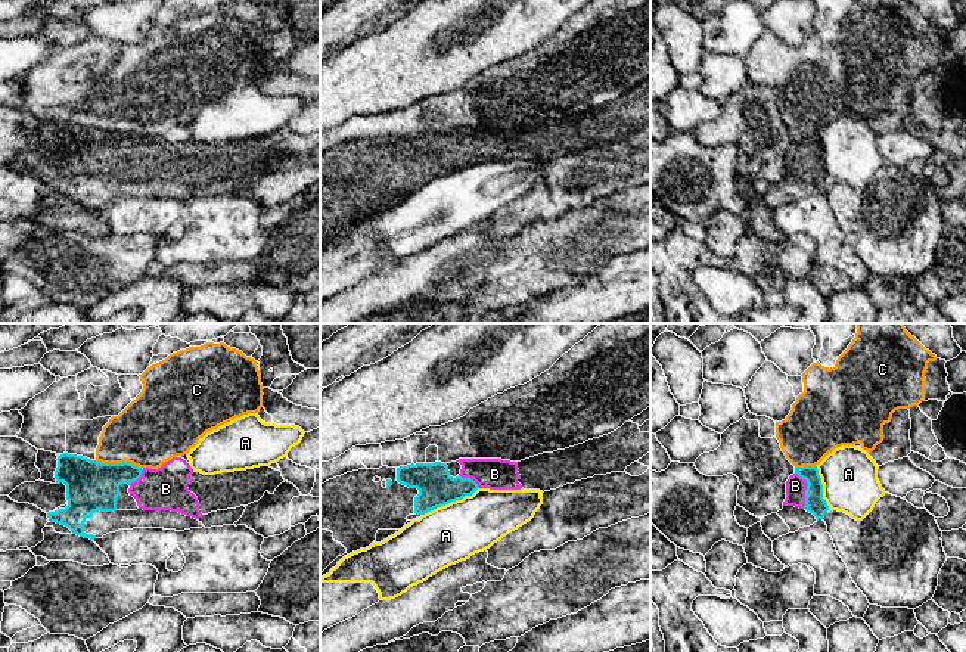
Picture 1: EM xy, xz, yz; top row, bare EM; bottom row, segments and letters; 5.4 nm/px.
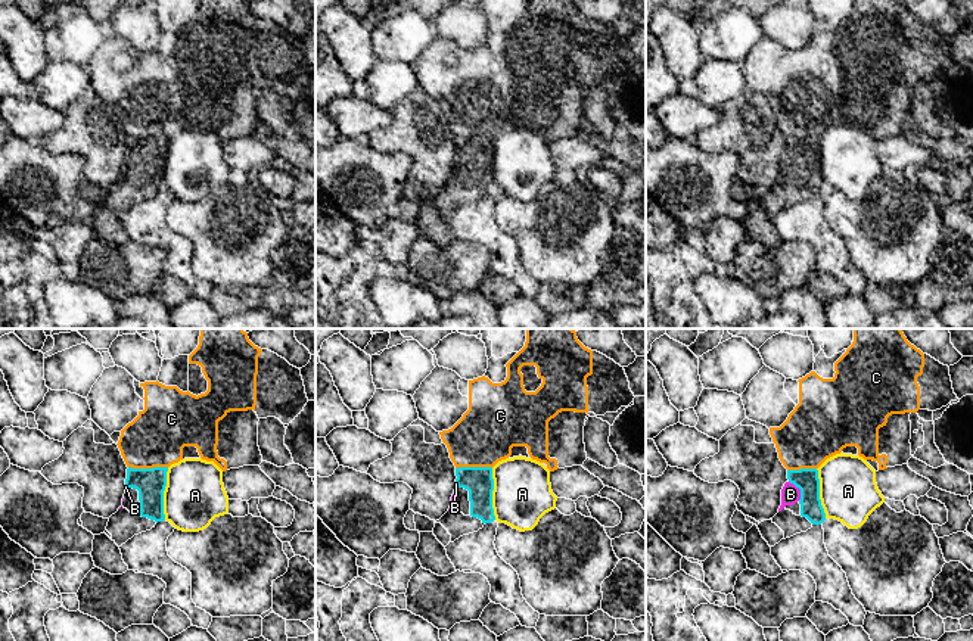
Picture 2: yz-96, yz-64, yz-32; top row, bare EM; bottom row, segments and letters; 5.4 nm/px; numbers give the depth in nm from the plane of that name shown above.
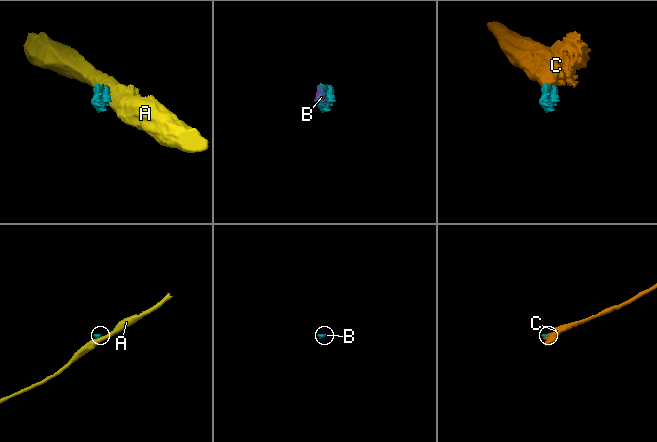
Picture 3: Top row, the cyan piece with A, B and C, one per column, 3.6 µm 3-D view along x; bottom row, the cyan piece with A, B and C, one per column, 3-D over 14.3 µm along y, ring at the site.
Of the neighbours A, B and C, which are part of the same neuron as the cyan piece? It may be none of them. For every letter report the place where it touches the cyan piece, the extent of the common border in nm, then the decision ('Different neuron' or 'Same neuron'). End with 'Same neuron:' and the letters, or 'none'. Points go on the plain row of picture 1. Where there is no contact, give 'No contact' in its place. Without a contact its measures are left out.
A: Touches cyan at xz (450, 171). Shared border 340 nm. Different neuron
B: Touches cyan at yz (805, 160). Shared border 200 nm. Same neuron
C: Touches cyan at xy (118, 133). Shared border 260 nm. Different neuron
Same neuron: B

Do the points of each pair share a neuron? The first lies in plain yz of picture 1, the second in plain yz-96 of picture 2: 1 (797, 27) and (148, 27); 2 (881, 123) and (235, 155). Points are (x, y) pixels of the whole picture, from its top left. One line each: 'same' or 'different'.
1: same
2: different

